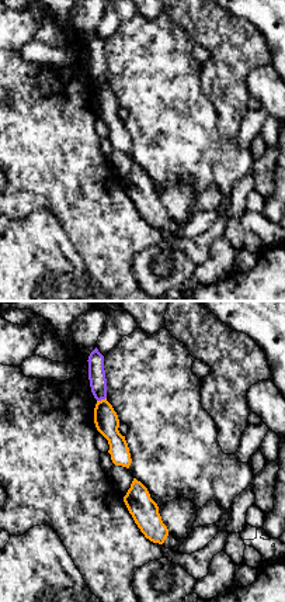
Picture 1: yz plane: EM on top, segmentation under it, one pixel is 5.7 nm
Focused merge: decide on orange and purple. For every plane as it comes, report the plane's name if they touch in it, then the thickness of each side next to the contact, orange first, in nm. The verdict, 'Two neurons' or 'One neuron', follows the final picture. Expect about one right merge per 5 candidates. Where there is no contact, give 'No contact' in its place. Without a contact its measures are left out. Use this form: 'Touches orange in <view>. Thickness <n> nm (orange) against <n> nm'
Touches orange in yz. Thickness 140 nm (orange) against 100 nm

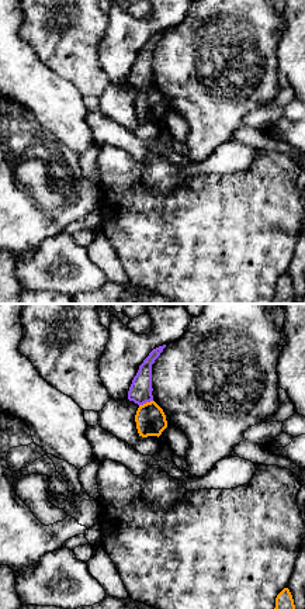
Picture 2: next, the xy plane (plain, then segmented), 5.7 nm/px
Touches orange in xy. Thickness 180 nm (orange) against 130 nm

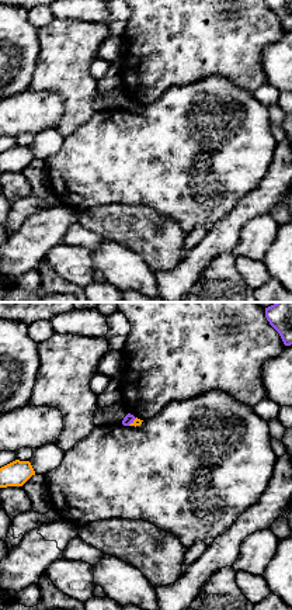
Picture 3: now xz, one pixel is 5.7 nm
Touches orange in xz. Thickness 50 nm (orange) against 60 nm

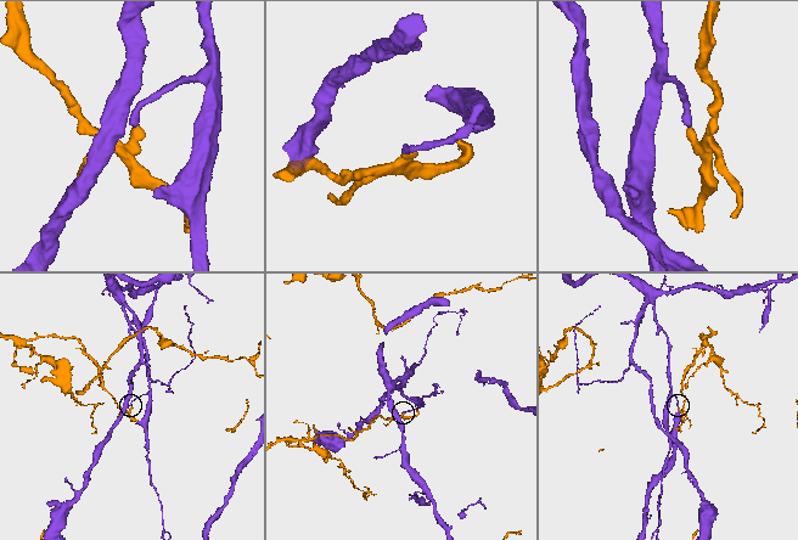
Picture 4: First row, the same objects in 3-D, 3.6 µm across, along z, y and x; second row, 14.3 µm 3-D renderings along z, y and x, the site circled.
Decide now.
Two neurons

